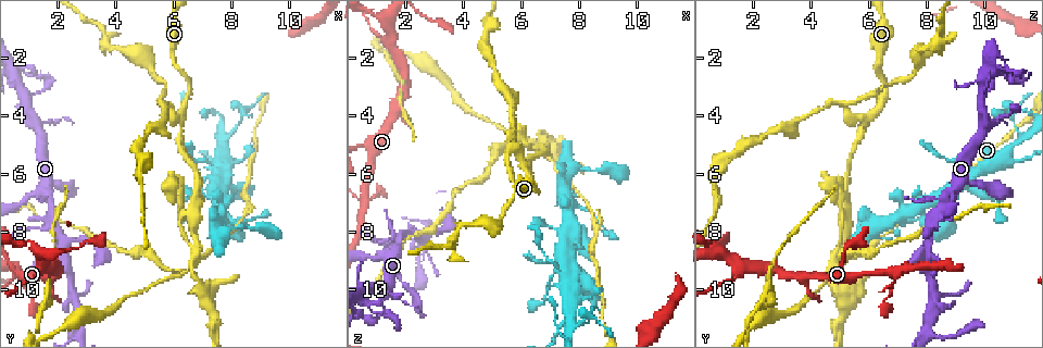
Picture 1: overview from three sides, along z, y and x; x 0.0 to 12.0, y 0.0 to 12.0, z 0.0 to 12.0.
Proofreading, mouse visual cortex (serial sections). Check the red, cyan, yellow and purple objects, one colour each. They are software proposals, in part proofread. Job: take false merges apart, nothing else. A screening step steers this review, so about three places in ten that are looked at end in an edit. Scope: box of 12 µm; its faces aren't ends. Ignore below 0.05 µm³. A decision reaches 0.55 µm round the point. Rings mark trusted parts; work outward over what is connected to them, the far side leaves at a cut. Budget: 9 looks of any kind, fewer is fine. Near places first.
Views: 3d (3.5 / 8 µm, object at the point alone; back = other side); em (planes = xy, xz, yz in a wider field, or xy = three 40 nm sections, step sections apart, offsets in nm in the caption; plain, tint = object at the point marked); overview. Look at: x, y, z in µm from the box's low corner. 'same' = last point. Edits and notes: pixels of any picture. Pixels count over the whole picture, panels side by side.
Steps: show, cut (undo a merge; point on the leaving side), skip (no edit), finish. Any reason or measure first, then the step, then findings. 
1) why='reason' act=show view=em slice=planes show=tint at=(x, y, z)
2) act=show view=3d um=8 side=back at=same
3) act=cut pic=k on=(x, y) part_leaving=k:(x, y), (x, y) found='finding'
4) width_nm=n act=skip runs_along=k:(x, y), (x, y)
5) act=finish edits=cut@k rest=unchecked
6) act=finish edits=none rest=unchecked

why='branch point' act=show view=3d um=8 at=(1.8, 7.5, 8.2)

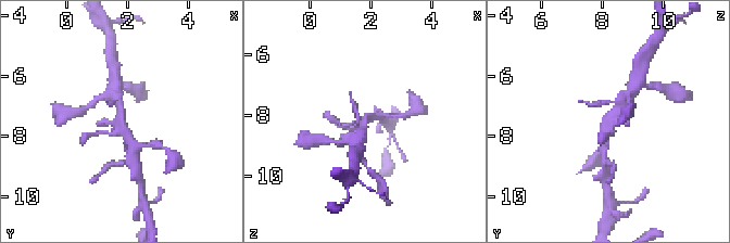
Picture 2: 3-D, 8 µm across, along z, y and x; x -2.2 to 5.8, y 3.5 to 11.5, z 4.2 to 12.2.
act=show view=3d um=3.5 at=(1.8, 7.6, 8.1)

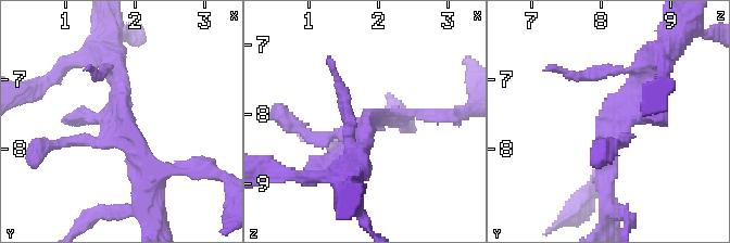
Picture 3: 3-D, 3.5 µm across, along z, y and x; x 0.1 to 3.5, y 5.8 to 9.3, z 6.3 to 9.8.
act=show view=em slice=xy step=1 show=tint at=(1.85, 7.50, 8.20)

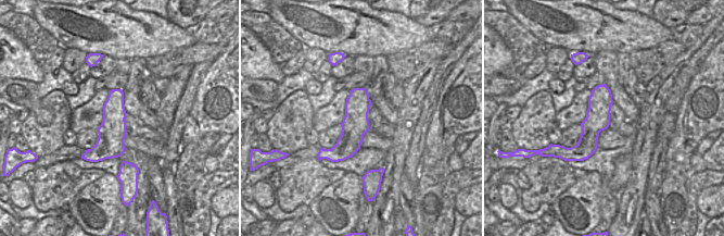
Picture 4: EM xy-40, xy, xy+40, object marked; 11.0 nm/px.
act=skip runs_along=4:(604, 87), (598, 118), (576, 153) found='one cell here'

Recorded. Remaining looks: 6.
why='two arms in line, one across' act=show view=3d um=8 side=back at=(7.7, 4.9, 11.2)

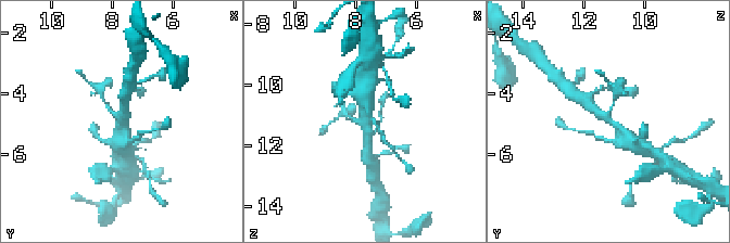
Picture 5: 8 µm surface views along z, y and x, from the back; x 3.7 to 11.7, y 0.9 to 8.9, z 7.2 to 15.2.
why='closer look' act=show view=3d um=3.5 at=(7.8, 4.8, 11.2)

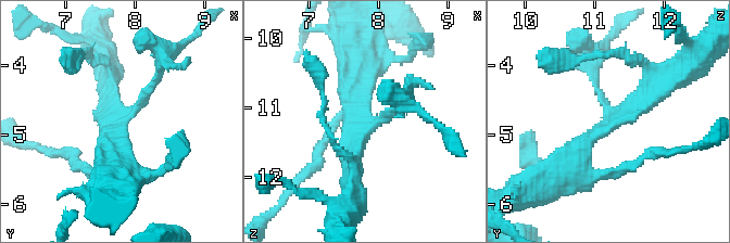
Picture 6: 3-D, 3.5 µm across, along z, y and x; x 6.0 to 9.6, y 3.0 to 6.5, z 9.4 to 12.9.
arms=3 arm_widths_nm=100,250,400 why='need the tissue' act=show view=em slice=xy step=1 show=tint at=(7.75, 4.90, 11.15)

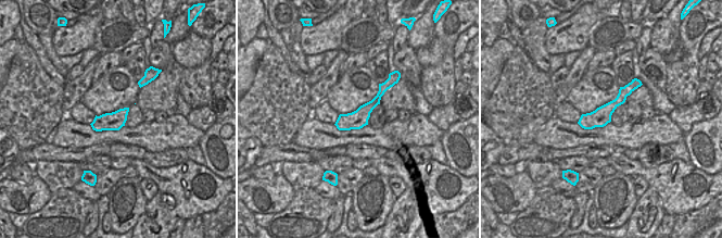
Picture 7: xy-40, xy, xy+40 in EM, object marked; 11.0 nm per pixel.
width_nm=200 act=cut pic=6 on=(595, 74) part_leaving=6:(141, 103), (164, 56), (138, 46) found='a second cell is stuck on'

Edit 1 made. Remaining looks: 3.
why='see it whole again' act=show view=overview

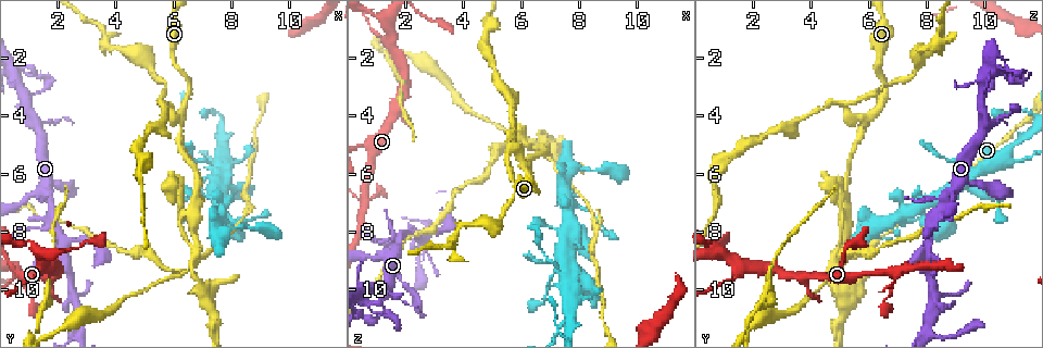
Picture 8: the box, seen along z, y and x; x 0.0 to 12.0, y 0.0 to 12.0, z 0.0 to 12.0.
why='narrows sharply' act=show view=3d um=3.5 at=(6.6, 9.2, 4.8)

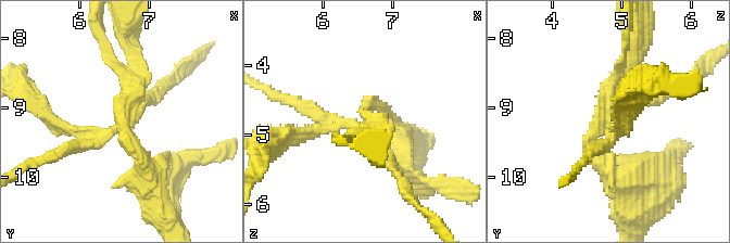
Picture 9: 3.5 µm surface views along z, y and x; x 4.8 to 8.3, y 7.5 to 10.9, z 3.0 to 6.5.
act=show view=em slice=planes show=tint at=(6.65, 9.10, 4.80)

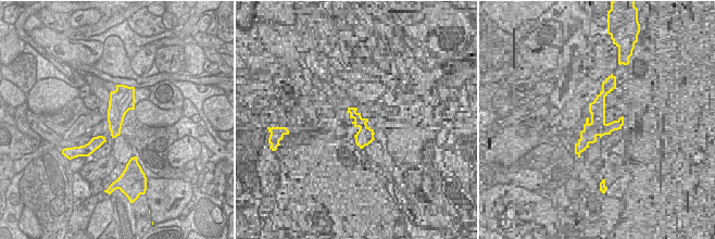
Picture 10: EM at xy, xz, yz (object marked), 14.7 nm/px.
arm_widths_nm=200,200,200,200 act=cut pic=9 on=(653, 98) part_leaving=9:(114, 130), (32, 161) found='a second cell is stuck on'

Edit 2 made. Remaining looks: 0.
act=finish edits=cut@6,cut@9 rest=unchecked

